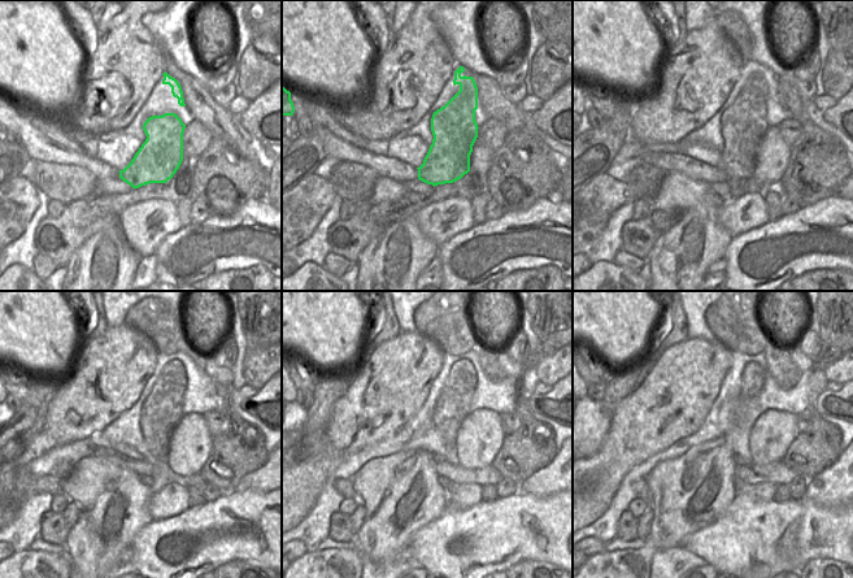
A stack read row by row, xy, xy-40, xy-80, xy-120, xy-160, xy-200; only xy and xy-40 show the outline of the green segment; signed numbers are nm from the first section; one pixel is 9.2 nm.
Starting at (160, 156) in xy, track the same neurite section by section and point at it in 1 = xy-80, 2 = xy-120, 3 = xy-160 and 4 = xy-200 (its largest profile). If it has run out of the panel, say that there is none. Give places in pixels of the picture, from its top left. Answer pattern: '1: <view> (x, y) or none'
1: xy-80 (744, 124)
2: xy-120 (162, 411)
3: xy-160 (455, 404)
4: xy-200 (751, 391)

